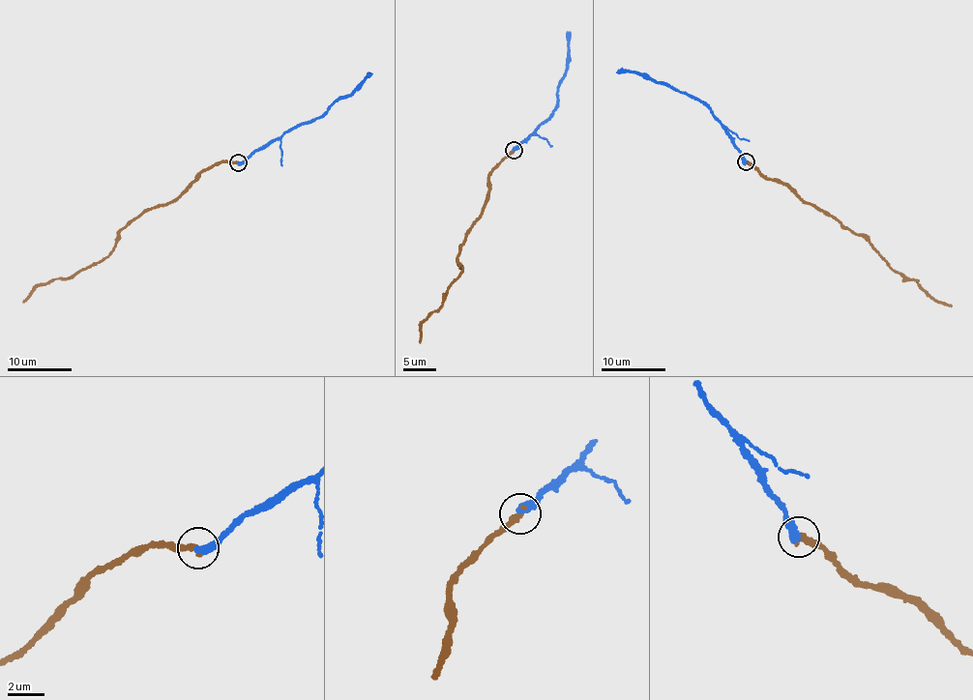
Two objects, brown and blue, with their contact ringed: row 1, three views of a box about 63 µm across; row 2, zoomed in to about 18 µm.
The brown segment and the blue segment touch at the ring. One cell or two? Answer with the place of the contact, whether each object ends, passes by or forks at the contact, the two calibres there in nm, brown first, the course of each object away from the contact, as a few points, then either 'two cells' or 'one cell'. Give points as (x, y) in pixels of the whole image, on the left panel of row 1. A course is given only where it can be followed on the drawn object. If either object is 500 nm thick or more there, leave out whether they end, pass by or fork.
place (238, 162); brown ends; blue ends; calibres 360 and 440 nm; course brown (239, 162), (204, 169), (175, 200), (145, 211), (118, 233), (103, 259), (69, 278), (38, 286), (22, 303); course blue (239, 162), (285, 132), (324, 112), (335, 101), (349, 96), (368, 73); one cell

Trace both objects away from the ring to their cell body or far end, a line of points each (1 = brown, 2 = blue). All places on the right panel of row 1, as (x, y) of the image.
1: (746, 161), (765, 176), (788, 184), (806, 201), (862, 235), (891, 268), (951, 307)
2: (746, 161), (720, 121), (692, 95), (642, 74), (623, 71), (616, 72)

